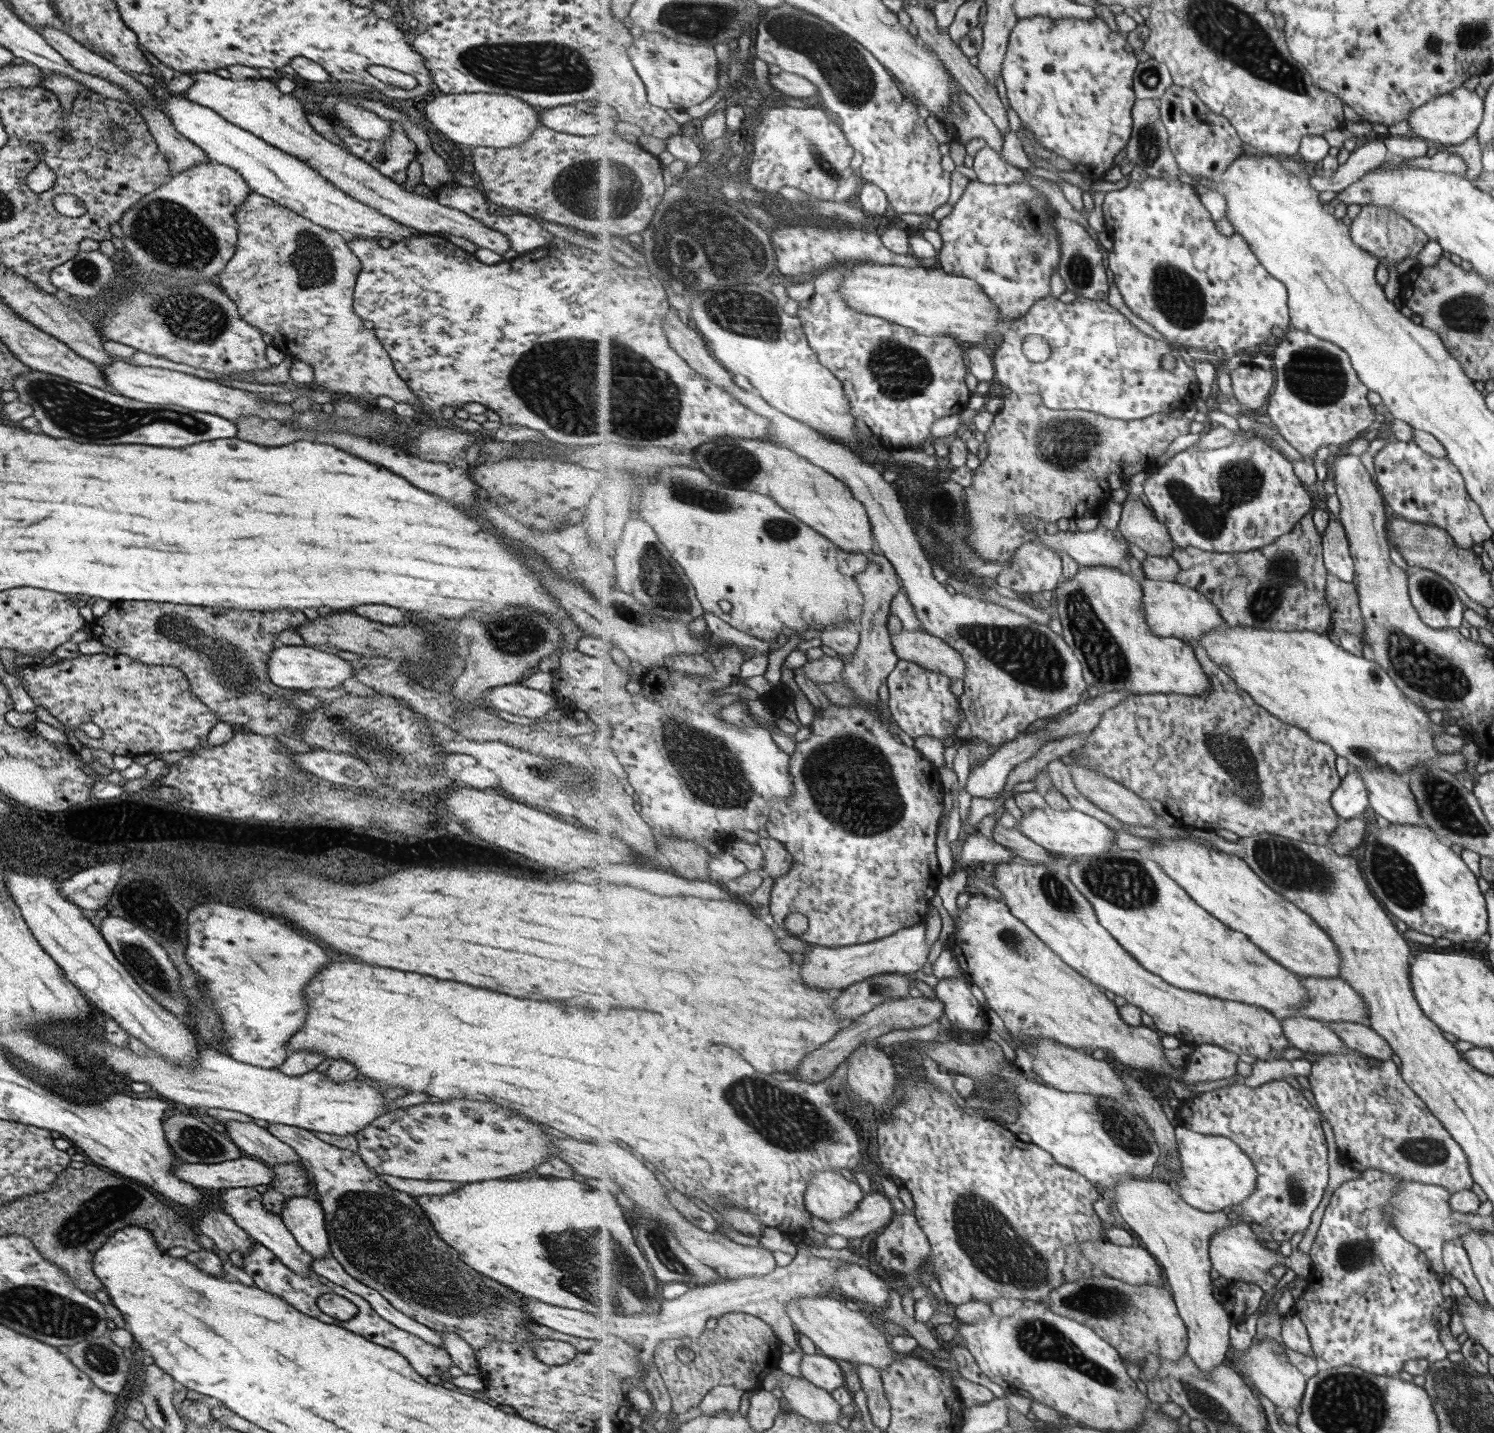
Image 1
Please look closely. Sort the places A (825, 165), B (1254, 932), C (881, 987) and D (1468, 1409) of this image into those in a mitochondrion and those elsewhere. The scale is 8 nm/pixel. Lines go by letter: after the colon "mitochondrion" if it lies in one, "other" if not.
A: mitochondrion
B: other
C: mitochondrion
D: mitochondrion

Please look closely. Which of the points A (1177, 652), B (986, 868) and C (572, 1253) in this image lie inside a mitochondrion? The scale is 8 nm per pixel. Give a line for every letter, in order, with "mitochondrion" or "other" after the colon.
A: other
B: other
C: mitochondrion

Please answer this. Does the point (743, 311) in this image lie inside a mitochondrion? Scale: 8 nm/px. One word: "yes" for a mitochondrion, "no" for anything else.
yes

